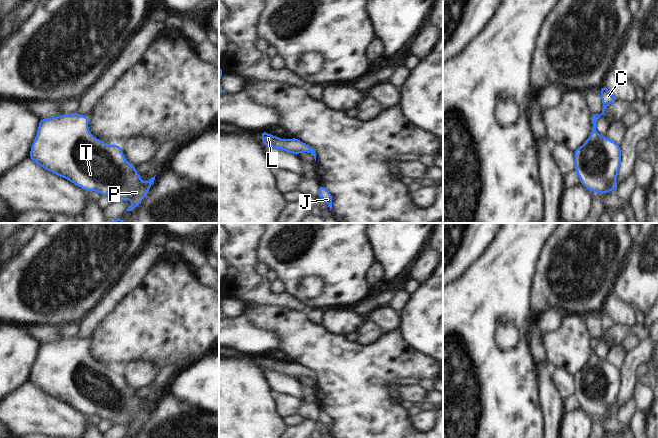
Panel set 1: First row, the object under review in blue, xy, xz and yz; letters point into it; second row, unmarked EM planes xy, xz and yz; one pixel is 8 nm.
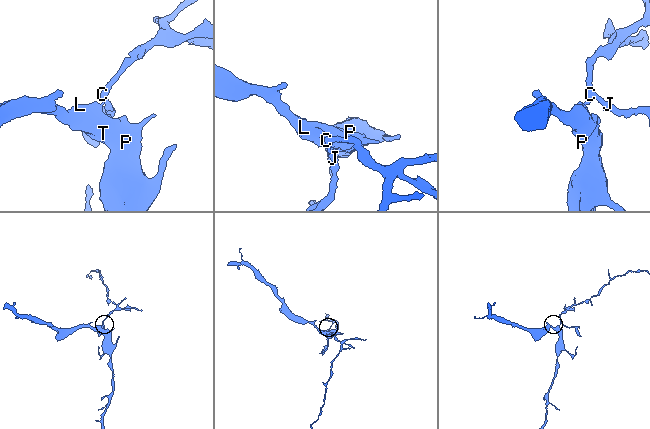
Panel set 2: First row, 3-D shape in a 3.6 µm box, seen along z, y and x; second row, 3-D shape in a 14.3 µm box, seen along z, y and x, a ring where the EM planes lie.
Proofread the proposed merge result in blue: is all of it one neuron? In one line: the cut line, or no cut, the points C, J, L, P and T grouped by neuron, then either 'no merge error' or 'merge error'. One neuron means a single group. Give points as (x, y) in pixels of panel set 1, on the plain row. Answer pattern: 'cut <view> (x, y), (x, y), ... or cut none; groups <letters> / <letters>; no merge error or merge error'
cut none; groups C J L P T; no merge error

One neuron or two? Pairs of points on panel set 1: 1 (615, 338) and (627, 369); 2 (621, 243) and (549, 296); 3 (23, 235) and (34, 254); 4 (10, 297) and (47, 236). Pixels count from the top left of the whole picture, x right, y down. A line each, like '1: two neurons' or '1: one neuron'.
1: two neurons
2: one neuron
3: two neurons
4: one neuron

